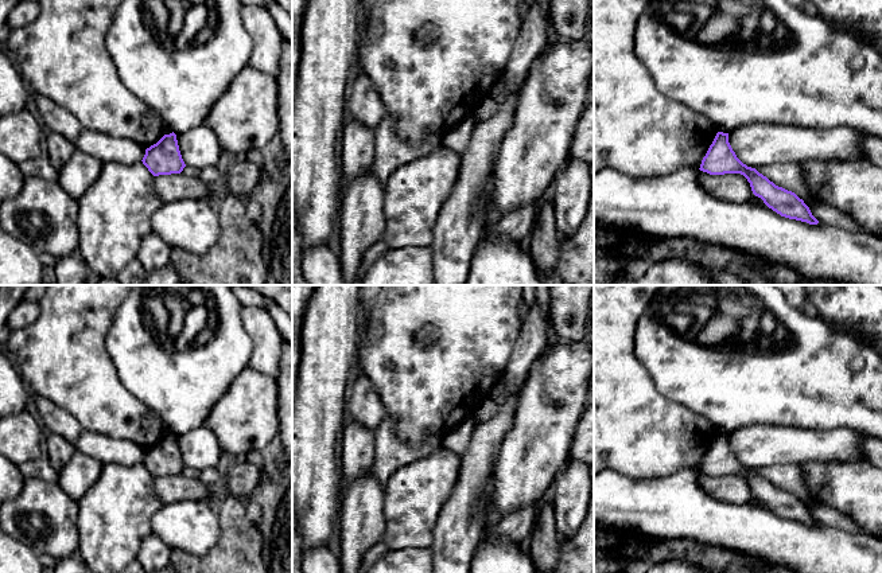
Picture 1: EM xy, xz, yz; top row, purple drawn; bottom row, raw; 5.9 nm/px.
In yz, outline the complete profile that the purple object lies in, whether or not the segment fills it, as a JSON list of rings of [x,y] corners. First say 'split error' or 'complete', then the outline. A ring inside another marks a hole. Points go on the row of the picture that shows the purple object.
complete; [[[716,133],[699,169],[710,175],[741,174],[750,183],[753,194],[781,217],[809,225],[819,223],[809,207],[794,192],[776,186],[755,168],[743,164],[728,143],[728,133]]]

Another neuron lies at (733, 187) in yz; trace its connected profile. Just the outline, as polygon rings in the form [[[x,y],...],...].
[[[700,171],[699,184],[712,196],[731,203],[746,203],[753,196],[750,183],[741,174],[710,175]]]

